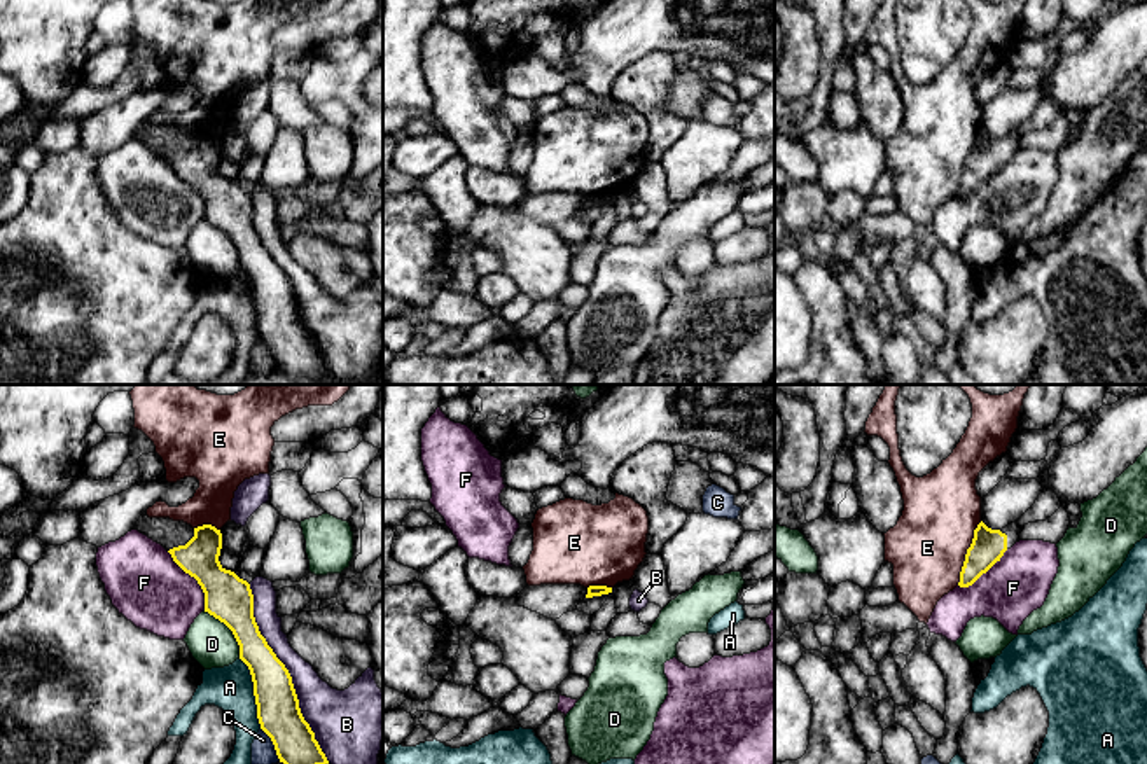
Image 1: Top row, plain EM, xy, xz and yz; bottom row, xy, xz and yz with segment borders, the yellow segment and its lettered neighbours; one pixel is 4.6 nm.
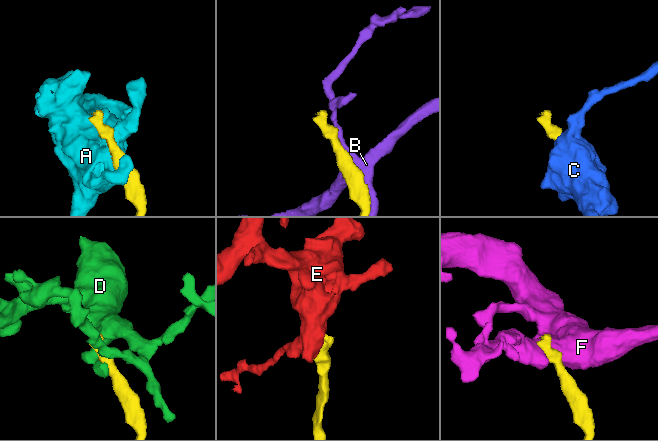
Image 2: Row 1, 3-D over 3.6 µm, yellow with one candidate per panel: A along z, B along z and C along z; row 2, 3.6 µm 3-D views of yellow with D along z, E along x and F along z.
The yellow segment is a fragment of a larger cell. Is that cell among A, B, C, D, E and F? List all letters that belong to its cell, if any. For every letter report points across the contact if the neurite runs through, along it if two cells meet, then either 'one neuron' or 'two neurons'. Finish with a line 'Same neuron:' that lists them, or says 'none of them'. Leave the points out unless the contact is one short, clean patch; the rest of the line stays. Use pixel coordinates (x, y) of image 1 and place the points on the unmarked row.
A: two neurons
B: two neurons
C: two neurons
D: border xy (203, 219), (217, 226), (231, 240), (240, 266); two neurons
E: border yz (981, 130), (974, 138), (957, 193); two neurons
F: two neurons
Same neuron: none of them

